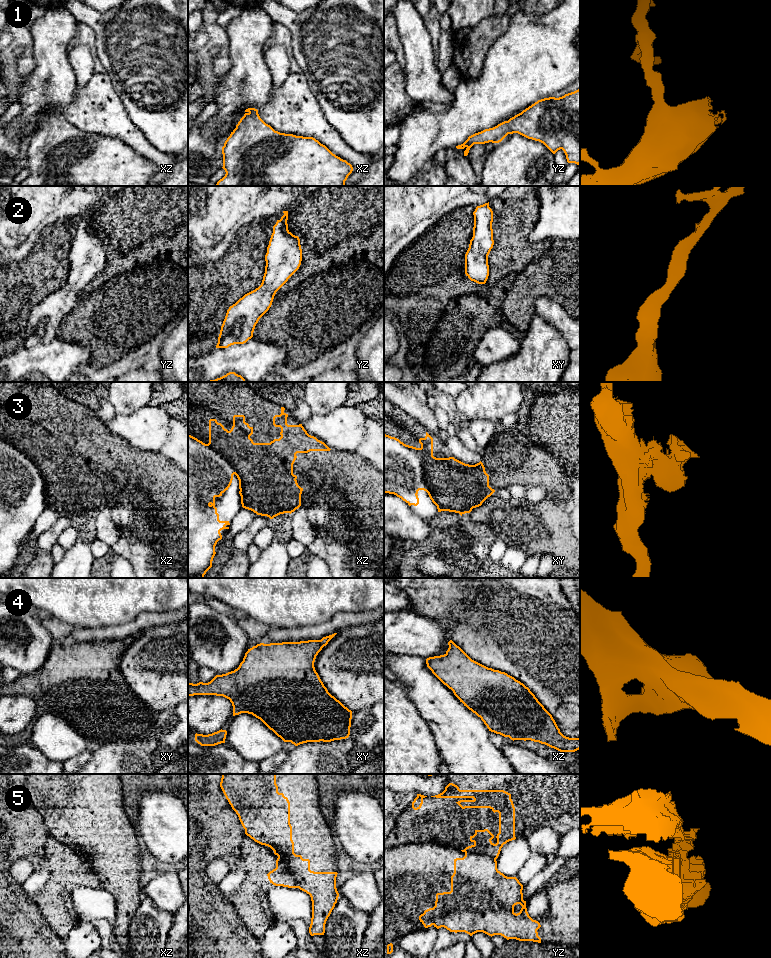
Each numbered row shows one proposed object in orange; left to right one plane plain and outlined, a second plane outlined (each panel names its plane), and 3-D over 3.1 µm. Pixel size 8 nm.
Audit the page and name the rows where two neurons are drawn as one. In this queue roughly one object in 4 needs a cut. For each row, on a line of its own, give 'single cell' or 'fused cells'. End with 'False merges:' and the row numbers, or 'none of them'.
1: single cell
2: single cell
3: fused cells
4: single cell
5: fused cells
False merges: 3, 5

